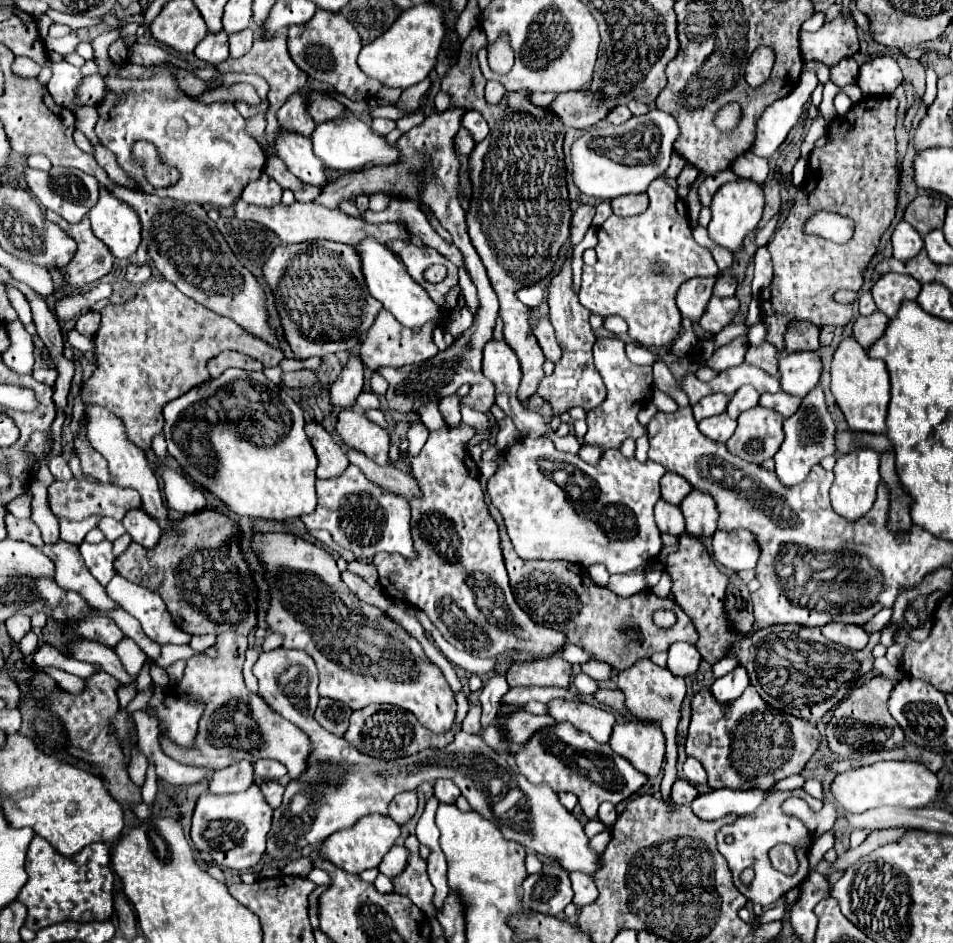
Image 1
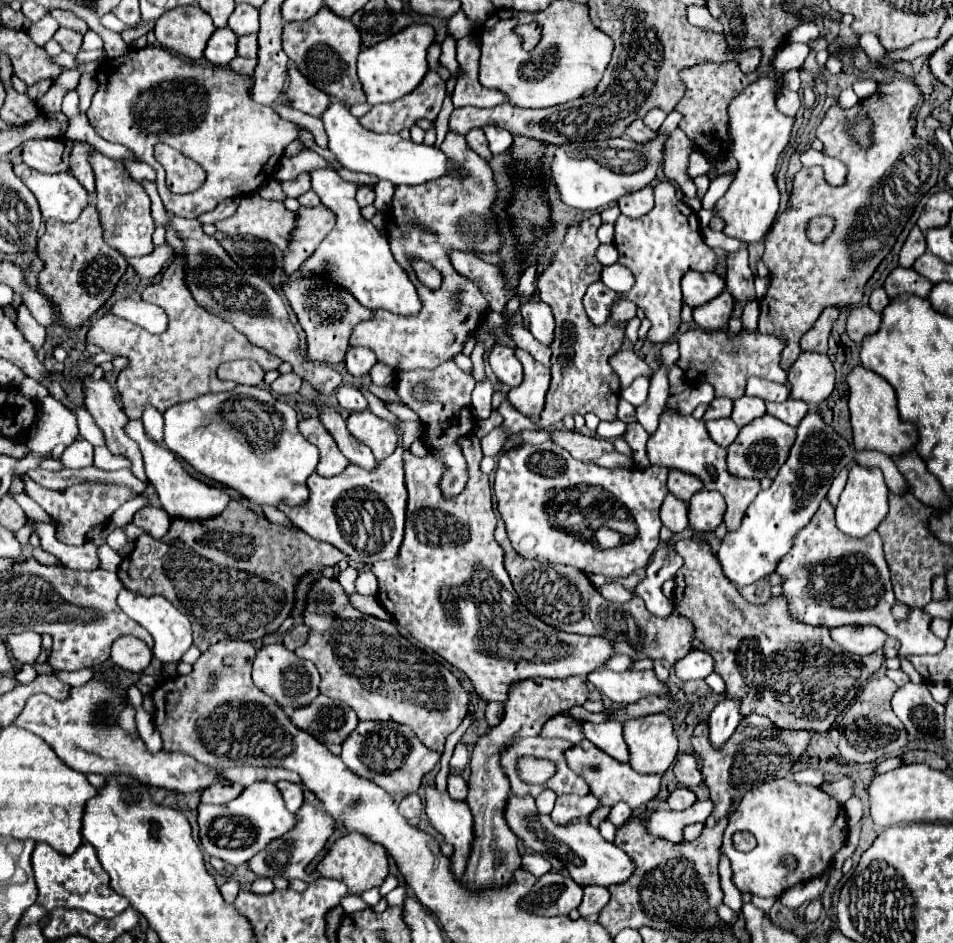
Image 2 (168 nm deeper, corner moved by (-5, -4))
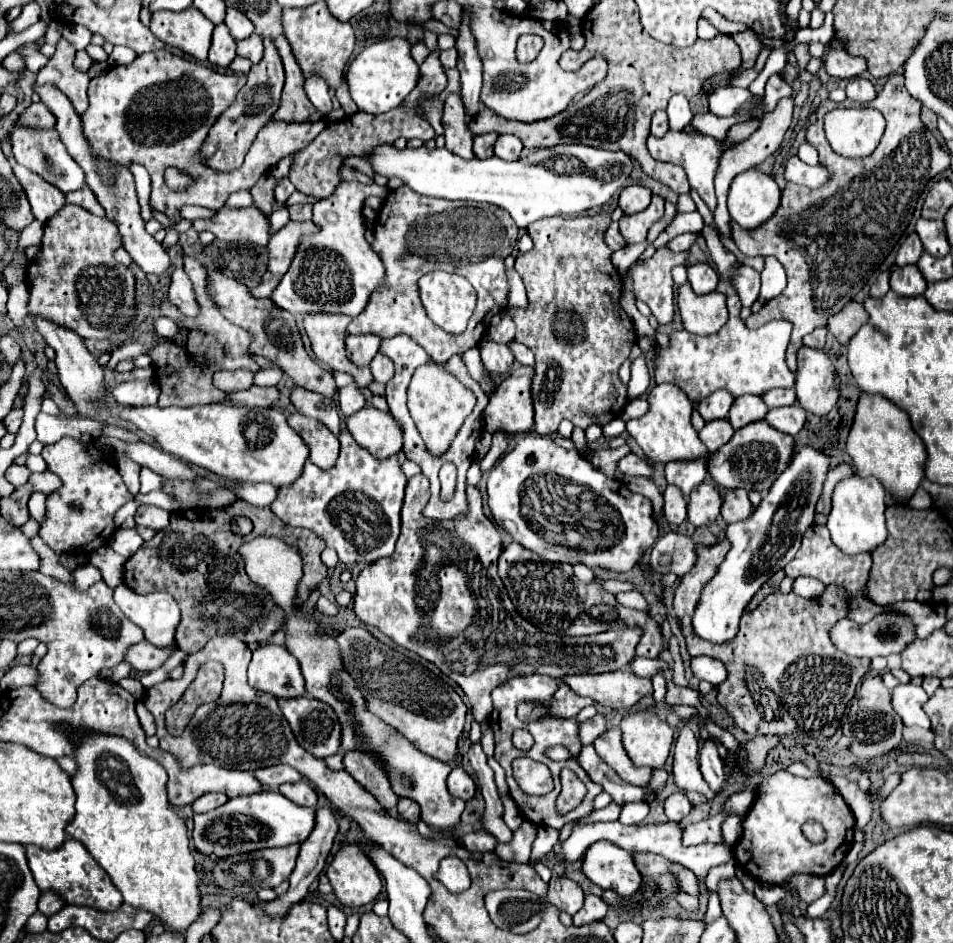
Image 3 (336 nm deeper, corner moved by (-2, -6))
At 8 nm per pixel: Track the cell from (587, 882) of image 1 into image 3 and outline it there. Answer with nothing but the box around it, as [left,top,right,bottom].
[573,895,607,925]

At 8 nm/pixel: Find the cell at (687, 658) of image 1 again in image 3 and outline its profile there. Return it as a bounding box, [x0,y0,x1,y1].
[691,655,727,685]

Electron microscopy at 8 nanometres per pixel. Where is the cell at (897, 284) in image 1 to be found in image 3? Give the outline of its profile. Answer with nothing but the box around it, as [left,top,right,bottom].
[891,265,927,297]

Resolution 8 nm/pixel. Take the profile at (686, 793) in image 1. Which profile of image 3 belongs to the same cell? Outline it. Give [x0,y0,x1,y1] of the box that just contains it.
[665,791,691,821]

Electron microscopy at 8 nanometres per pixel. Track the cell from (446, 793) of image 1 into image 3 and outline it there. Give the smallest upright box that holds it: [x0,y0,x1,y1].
[447,767,475,801]

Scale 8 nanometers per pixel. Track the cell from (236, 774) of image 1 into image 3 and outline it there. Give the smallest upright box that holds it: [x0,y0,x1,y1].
[193,793,229,813]

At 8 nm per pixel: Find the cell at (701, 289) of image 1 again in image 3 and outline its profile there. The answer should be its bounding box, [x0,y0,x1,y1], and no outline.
[687,263,717,295]

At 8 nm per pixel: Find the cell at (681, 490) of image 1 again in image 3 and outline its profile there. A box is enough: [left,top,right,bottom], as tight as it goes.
[665,459,707,499]

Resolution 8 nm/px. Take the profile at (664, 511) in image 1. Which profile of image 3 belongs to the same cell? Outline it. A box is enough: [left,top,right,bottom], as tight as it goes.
[663,485,687,525]

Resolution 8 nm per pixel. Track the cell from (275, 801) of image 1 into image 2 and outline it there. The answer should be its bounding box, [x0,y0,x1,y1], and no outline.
[276,781,304,811]

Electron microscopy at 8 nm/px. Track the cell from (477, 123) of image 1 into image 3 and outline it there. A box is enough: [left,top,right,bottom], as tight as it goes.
[493,133,523,161]

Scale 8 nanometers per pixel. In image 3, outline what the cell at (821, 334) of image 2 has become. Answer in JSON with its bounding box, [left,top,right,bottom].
[803,327,827,349]

